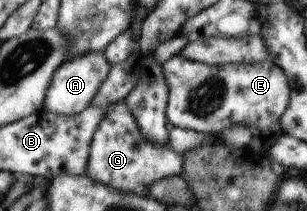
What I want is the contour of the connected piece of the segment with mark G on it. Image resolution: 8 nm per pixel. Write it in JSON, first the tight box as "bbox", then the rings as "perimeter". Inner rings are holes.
{"bbox":[86,100,184,195],"perimeter":[[[123,100],[106,108],[104,119],[93,128],[92,138],[86,175],[92,181],[104,183],[122,194],[149,195],[150,185],[164,177],[179,175],[181,167],[184,167],[183,154],[174,151],[170,145],[156,147],[156,143],[144,139],[132,111],[126,107]]]}

